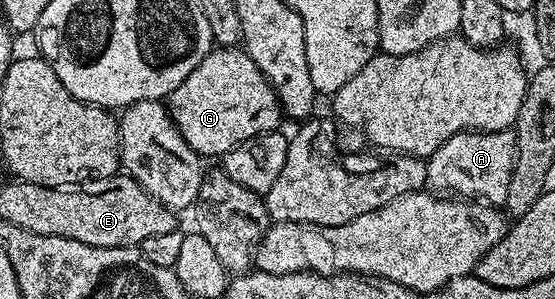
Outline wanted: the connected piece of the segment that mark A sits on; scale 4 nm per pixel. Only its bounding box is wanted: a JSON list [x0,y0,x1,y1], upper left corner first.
[426,130,515,208]

